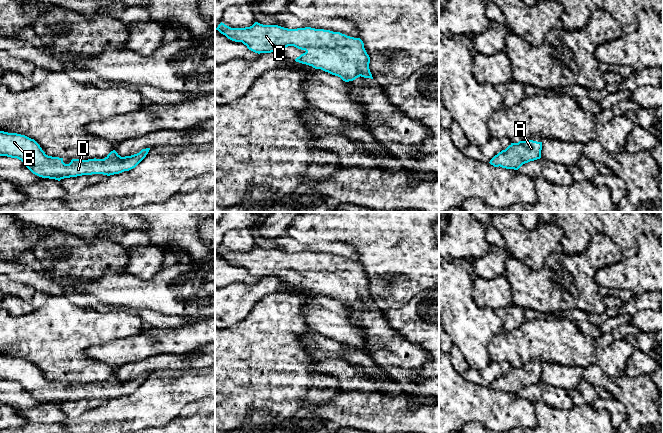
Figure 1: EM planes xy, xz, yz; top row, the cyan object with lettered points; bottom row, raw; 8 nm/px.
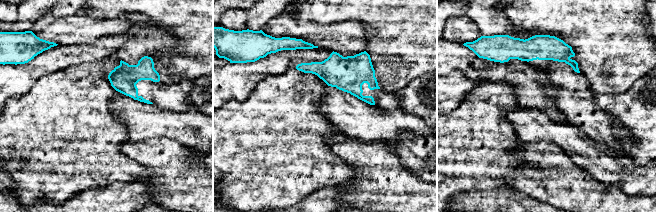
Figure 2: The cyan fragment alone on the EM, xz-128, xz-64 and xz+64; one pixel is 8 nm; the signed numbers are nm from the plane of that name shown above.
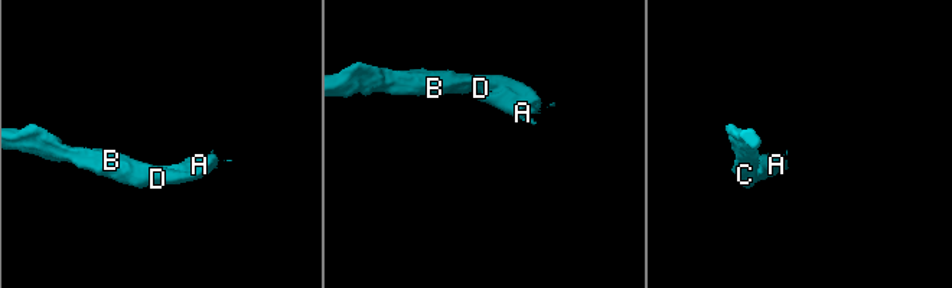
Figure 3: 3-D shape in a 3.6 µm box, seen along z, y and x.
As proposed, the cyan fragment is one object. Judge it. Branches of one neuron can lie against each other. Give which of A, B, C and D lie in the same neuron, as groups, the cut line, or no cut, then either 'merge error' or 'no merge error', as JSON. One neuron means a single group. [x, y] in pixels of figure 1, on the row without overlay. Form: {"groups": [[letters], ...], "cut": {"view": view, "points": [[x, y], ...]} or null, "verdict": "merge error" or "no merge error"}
{"groups": [["A", "B", "C", "D"]], "cut": null, "verdict": "no merge error"}

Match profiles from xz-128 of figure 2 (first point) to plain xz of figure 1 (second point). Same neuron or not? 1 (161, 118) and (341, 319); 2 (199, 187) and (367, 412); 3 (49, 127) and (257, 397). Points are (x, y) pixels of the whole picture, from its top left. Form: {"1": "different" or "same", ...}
{"1": "same", "2": "same", "3": "same"}

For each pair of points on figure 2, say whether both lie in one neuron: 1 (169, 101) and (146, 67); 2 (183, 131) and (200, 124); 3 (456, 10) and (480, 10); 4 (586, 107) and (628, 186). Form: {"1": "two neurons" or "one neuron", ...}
{"1": "one neuron", "2": "one neuron", "3": "two neurons", "4": "two neurons"}

